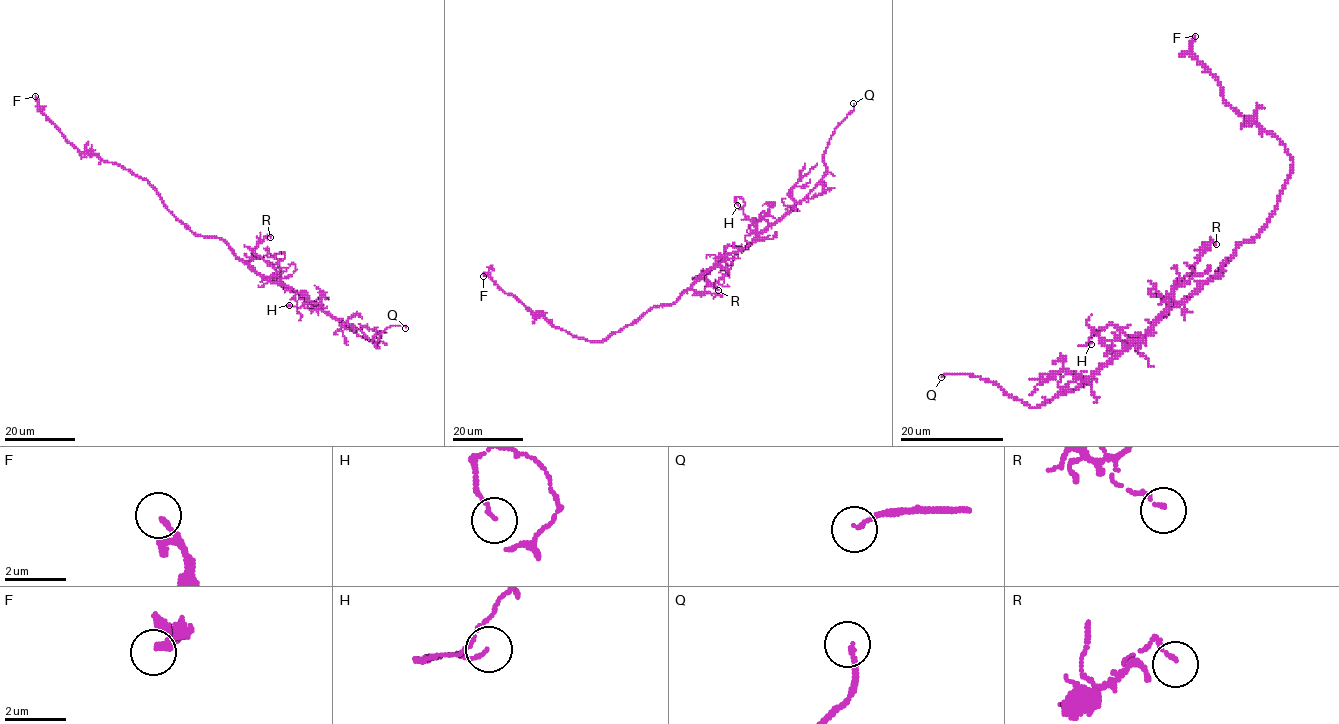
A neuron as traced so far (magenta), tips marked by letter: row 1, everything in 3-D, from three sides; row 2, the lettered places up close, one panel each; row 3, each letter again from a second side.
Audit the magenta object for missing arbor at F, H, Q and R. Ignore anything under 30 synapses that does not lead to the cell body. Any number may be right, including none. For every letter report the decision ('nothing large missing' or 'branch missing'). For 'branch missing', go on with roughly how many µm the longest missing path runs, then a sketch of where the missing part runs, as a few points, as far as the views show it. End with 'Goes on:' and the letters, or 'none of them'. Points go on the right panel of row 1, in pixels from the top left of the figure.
F: nothing large missing
H: nothing large missing
Q: branch missing | 7 µm | (941, 377), (922, 378), (915, 382), (916, 385)
R: nothing large missing
Goes on: Q

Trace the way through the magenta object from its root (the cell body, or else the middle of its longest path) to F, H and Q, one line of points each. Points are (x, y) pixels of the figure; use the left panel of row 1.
F: (235, 255), (221, 239), (197, 235), (188, 228), (146, 180), (94, 154), (80, 153), (38, 108), (35, 96)
H: (235, 255), (273, 282), (293, 288), (307, 302), (309, 298), (298, 293), (294, 298), (296, 305), (289, 305)
Q: (235, 255), (377, 348), (384, 329), (405, 328)

